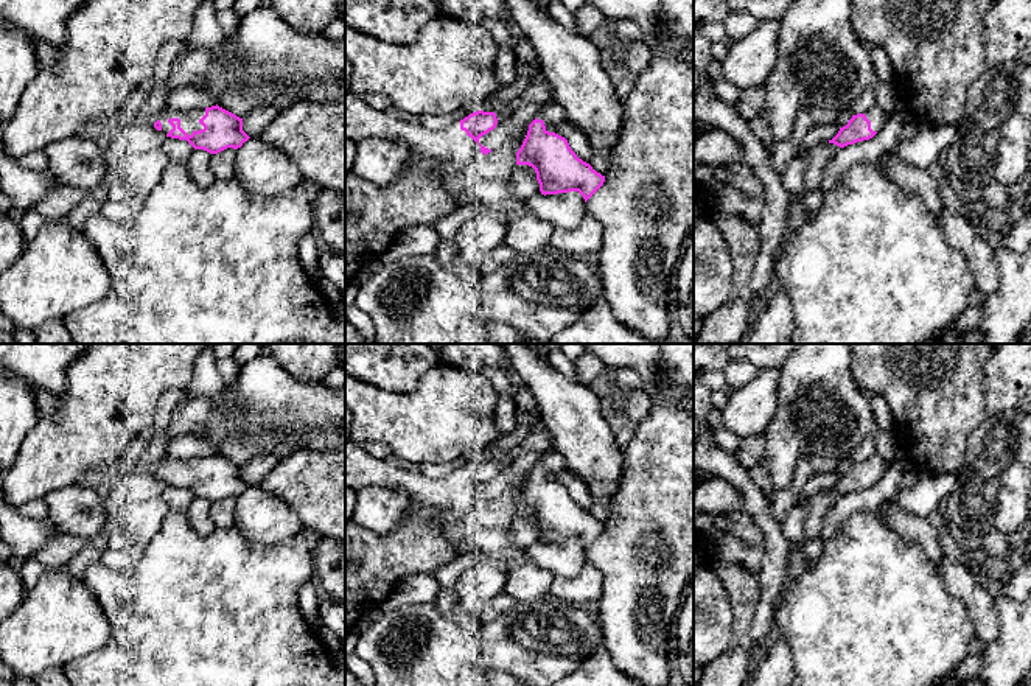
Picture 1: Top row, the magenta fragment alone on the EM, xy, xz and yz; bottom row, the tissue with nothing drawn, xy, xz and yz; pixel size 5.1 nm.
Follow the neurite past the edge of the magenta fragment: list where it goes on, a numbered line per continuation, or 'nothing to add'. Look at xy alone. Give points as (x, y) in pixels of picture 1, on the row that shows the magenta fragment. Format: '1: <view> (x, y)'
1: xy (188, 118)

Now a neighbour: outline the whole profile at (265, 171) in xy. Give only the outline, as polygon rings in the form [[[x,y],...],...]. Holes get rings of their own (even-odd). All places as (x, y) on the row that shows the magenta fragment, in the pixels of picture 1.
[[[260,137],[236,149],[235,179],[258,198],[275,198],[303,182],[297,165]]]

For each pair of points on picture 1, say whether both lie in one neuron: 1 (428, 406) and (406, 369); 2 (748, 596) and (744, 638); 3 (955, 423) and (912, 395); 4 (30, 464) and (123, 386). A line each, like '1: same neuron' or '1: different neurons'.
1: different neurons
2: same neuron
3: same neuron
4: same neuron

